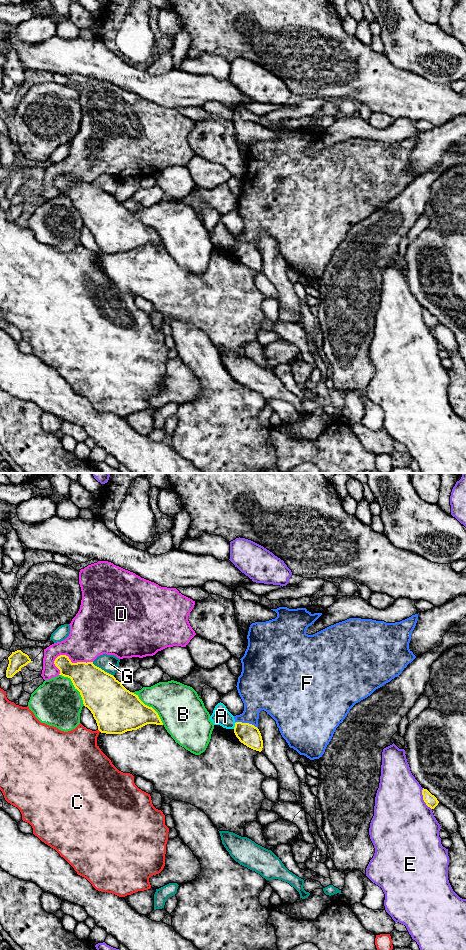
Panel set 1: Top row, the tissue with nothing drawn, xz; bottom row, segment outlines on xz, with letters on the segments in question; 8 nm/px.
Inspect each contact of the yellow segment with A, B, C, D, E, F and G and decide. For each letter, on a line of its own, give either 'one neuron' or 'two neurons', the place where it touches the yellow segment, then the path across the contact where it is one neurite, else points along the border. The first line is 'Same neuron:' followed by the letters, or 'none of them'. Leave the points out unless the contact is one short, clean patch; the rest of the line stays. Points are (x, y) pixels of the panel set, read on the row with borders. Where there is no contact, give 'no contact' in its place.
Same neuron: none of them
A: two neurons | xz (235, 725) | along xz (236, 722), (233, 728)
B: two neurons | xz (150, 707)
C: two neurons | xz (99, 730)
D: two neurons | xz (71, 662) | along xz (53, 661), (60, 655), (66, 655), (72, 662), (92, 662)
E: two neurons | xz (423, 799)
F: two neurons | xz (247, 723)
G: two neurons | xz (103, 670)

